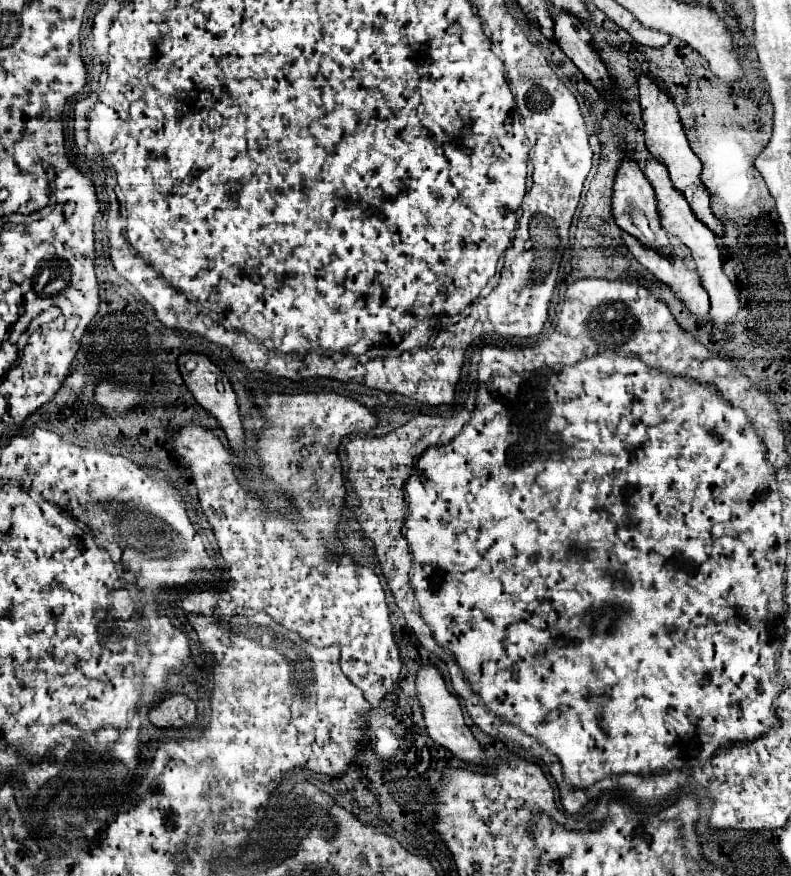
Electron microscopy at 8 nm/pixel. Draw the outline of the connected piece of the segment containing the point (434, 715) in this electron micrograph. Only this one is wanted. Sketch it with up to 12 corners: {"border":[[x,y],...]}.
{"border":[[422,667],[416,693],[428,735],[458,759],[486,765],[458,699],[436,667]]}

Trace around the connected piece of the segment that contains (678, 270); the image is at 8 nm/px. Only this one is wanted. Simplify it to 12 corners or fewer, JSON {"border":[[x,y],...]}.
{"border":[[624,233],[632,255],[674,295],[690,315],[710,311],[700,277],[682,259],[668,261]]}

